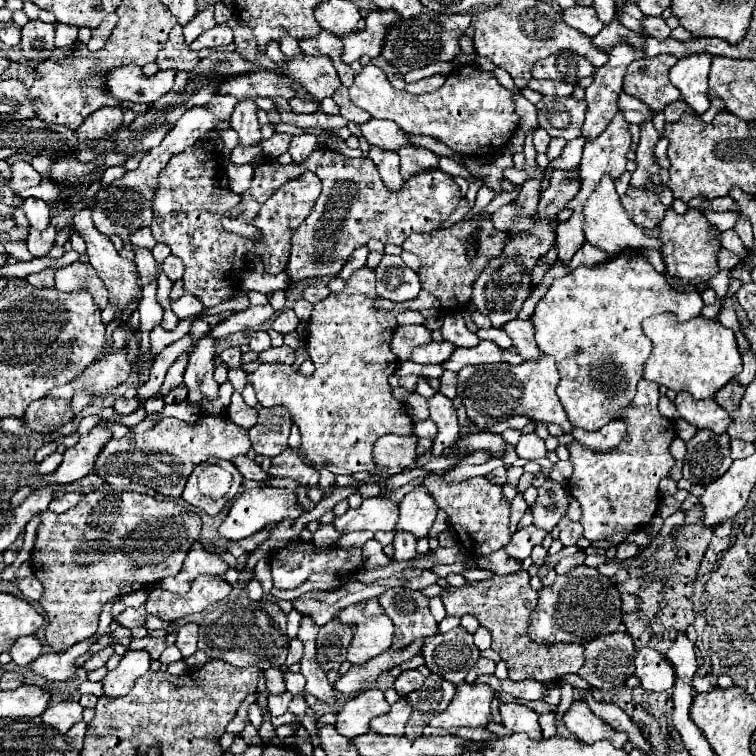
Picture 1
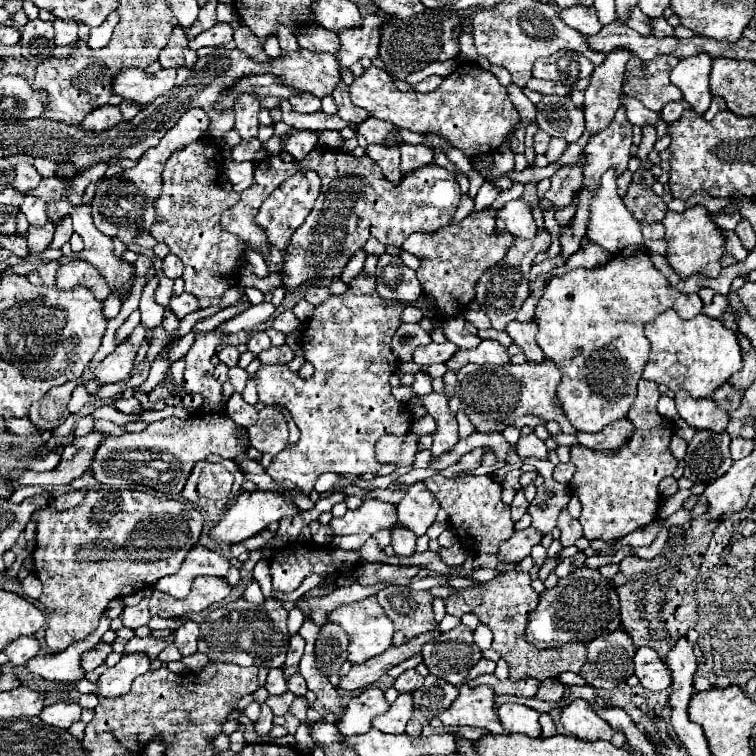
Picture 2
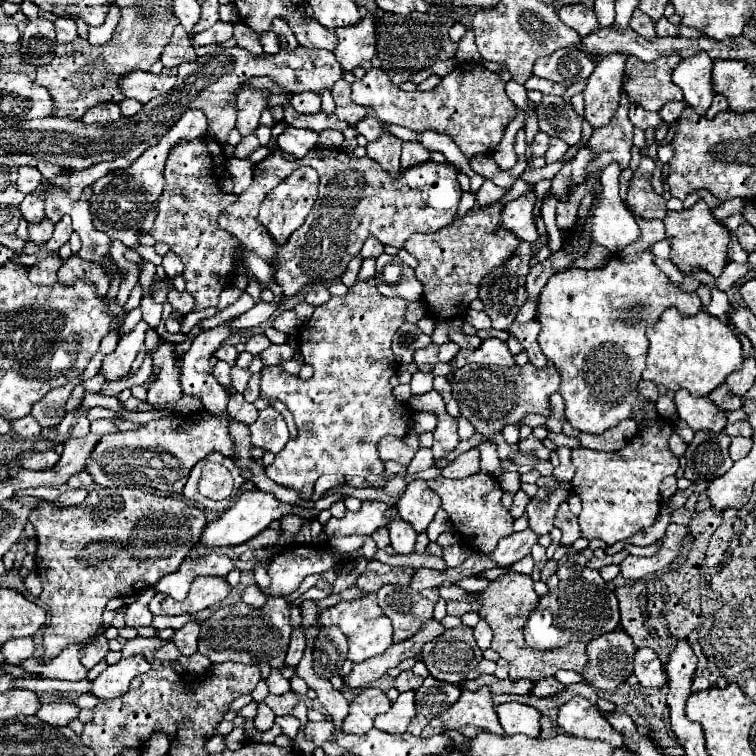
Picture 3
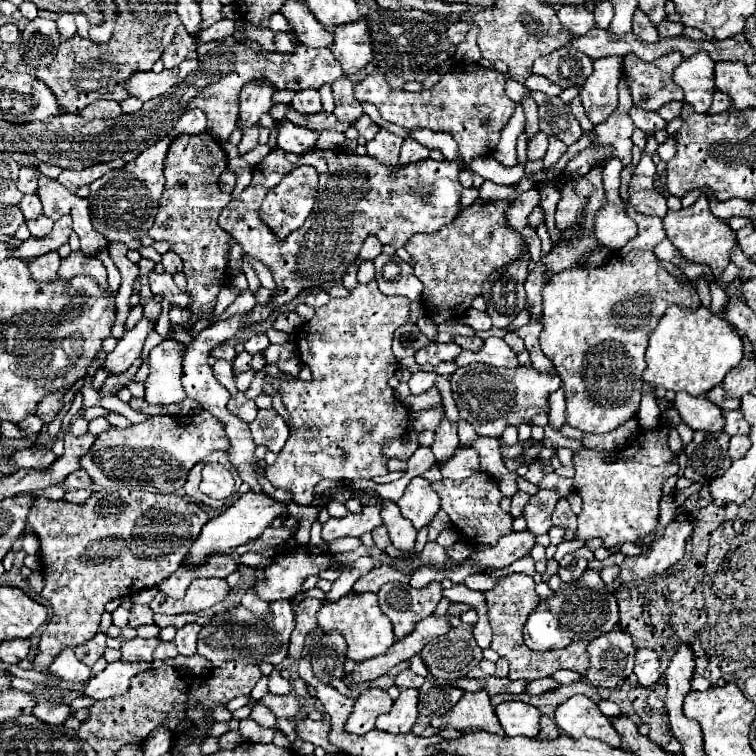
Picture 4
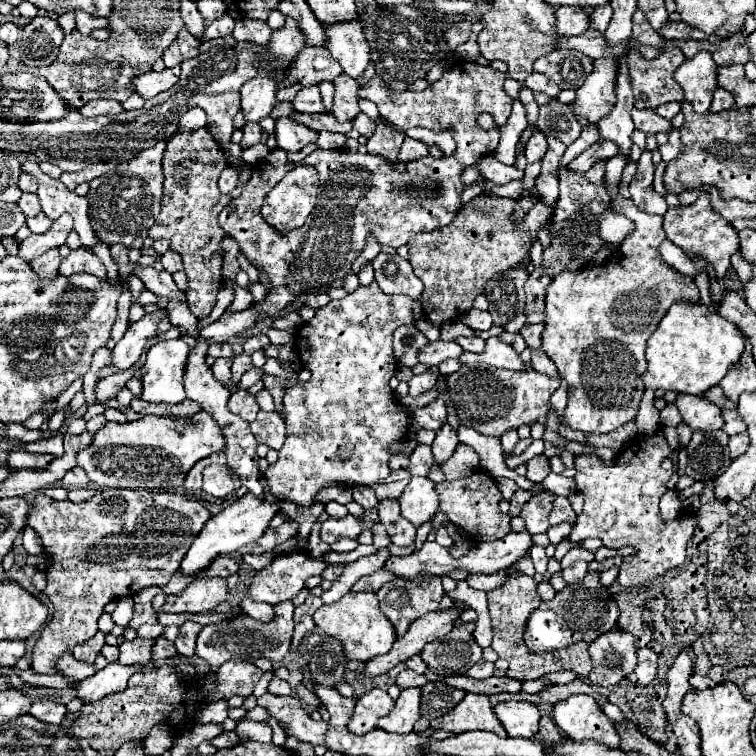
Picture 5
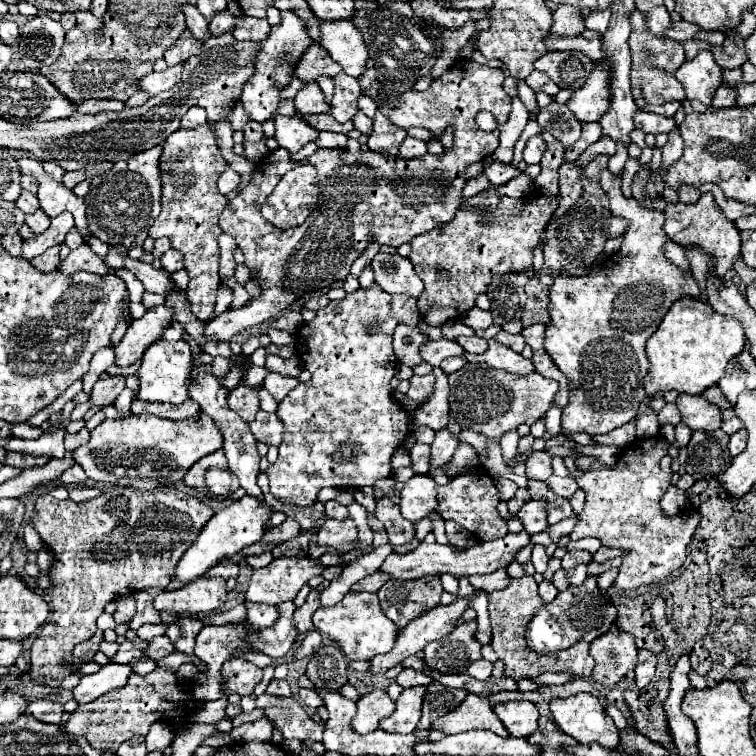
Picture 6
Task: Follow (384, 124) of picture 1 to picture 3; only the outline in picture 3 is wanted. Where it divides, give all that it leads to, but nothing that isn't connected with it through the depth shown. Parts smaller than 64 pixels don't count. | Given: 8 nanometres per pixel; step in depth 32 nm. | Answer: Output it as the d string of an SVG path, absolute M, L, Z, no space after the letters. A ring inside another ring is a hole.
M366 116L364 120L360 120L358 124L356 124L356 130L358 130L358 134L362 134L368 142L374 142L374 140L378 140L382 134L384 134L384 124L380 122L380 120L376 120L376 118L372 118L372 116Z

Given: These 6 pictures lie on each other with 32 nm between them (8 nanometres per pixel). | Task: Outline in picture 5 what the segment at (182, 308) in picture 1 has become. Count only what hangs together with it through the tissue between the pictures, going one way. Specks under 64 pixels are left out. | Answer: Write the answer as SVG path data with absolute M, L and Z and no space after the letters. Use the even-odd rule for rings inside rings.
M134 264L136 268L136 276L142 278L142 282L146 284L146 288L166 300L180 300L186 302L186 294L178 290L178 286L172 280L172 274L168 274L166 270L156 272L154 268L140 268L140 264Z

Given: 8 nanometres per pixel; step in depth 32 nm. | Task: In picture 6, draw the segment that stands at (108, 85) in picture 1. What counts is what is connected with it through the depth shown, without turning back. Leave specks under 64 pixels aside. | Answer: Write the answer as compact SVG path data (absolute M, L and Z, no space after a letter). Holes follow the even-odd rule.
M182 64L166 68L164 72L150 72L144 78L138 80L138 88L142 92L146 92L148 96L156 96L158 92L170 90L174 84L178 84L180 82L180 74L182 74Z

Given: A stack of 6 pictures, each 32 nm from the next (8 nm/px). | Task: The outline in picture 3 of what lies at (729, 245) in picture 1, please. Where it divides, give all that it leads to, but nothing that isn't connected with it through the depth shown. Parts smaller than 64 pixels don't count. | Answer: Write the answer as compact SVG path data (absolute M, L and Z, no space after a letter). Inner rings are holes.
M730 232L730 252L728 252L728 256L730 256L734 262L738 262L738 264L744 264L746 258L748 258L748 254L746 254L744 248L740 246L740 242L738 242L738 238L734 236L734 232Z

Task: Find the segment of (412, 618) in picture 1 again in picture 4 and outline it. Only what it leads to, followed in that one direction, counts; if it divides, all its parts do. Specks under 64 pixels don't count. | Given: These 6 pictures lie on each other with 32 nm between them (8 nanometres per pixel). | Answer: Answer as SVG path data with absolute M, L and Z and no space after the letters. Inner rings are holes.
M438 582L430 584L424 590L414 590L402 584L386 584L384 590L378 592L380 608L392 620L396 640L408 636L420 620L434 612L436 604L442 598L440 592L442 586Z

